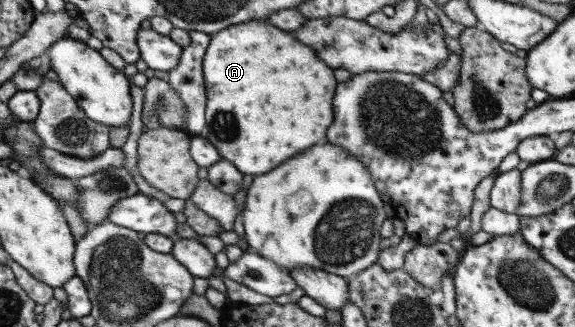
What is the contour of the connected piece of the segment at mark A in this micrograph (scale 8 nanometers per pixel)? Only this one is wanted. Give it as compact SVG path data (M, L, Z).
M267 20L243 22L213 34L203 58L203 82L207 95L207 132L203 136L244 175L265 174L305 148L321 144L333 122L333 92L337 86L333 70L309 46Z

